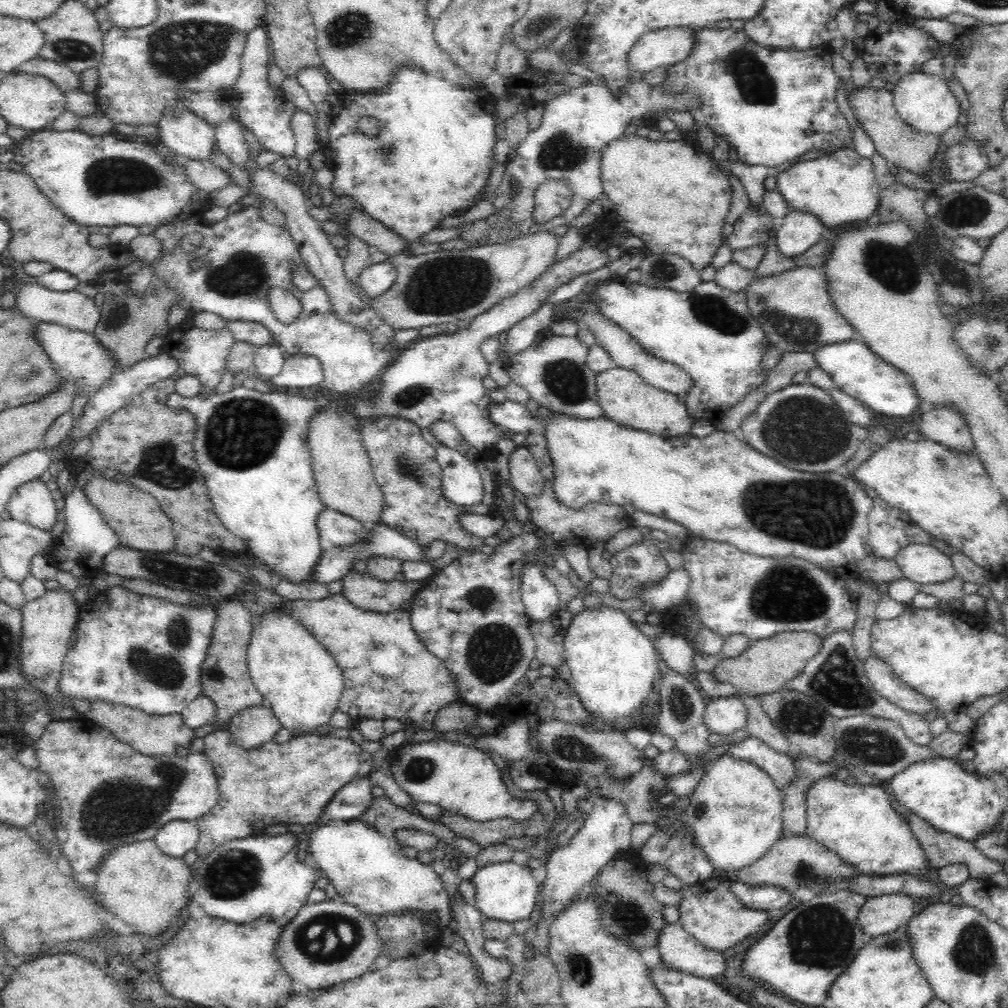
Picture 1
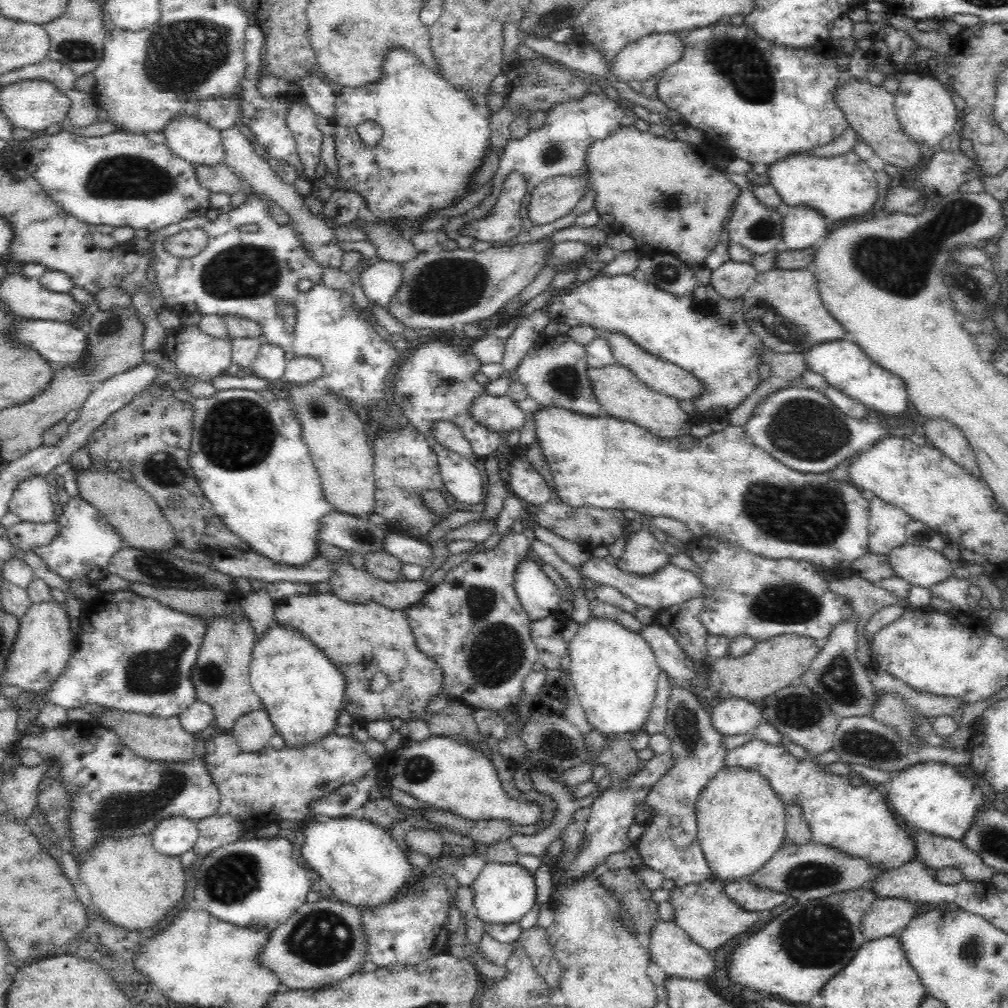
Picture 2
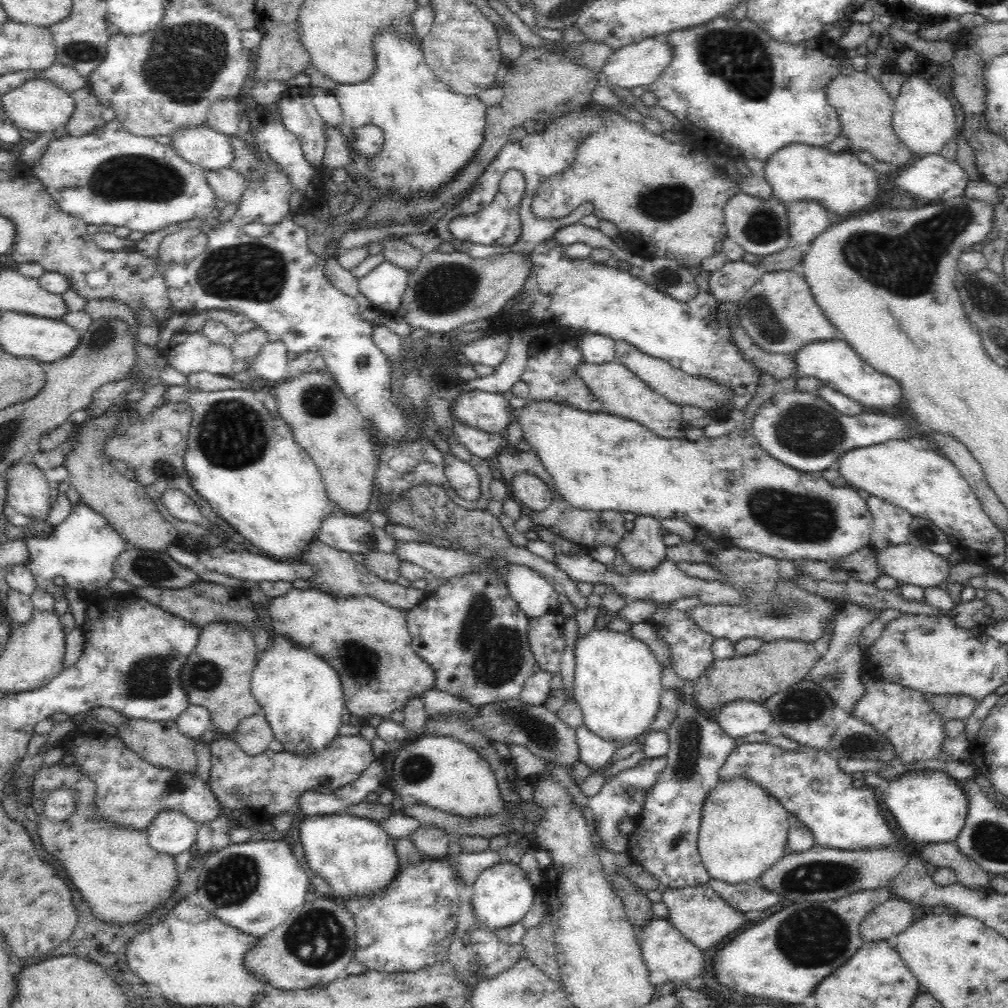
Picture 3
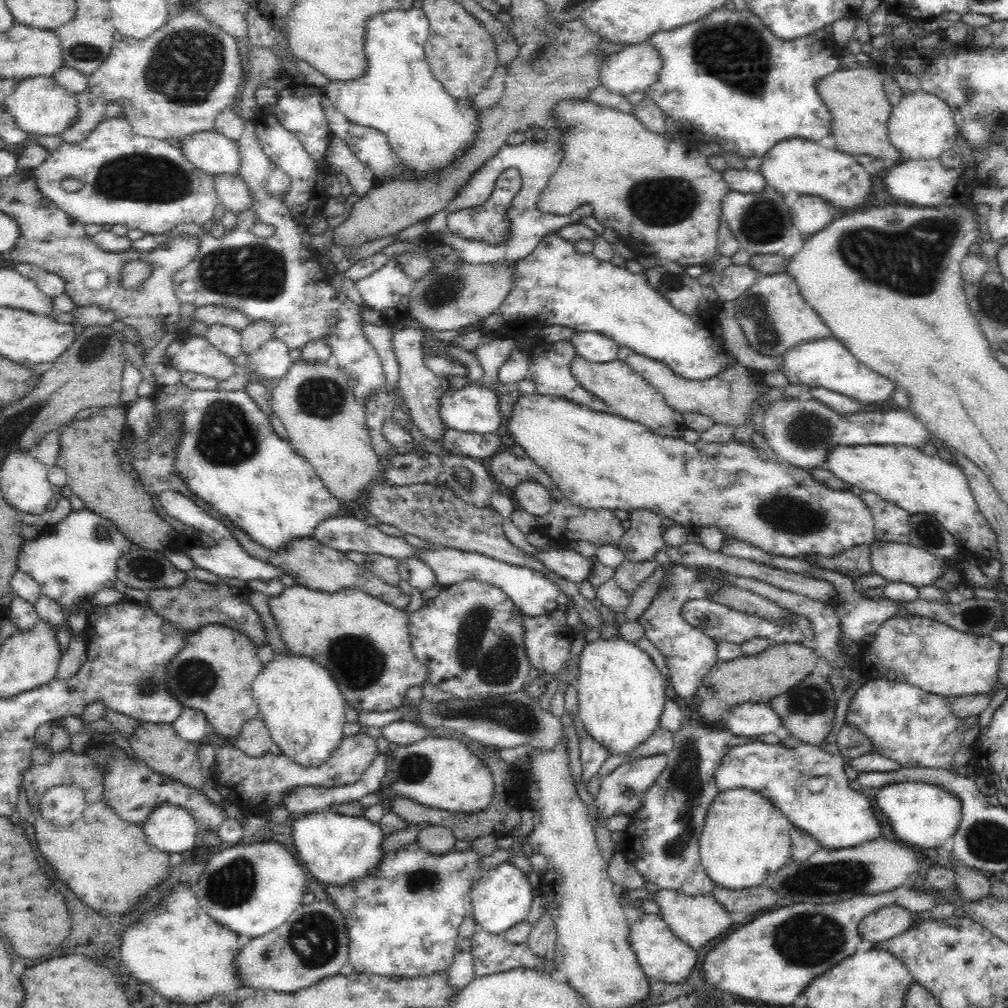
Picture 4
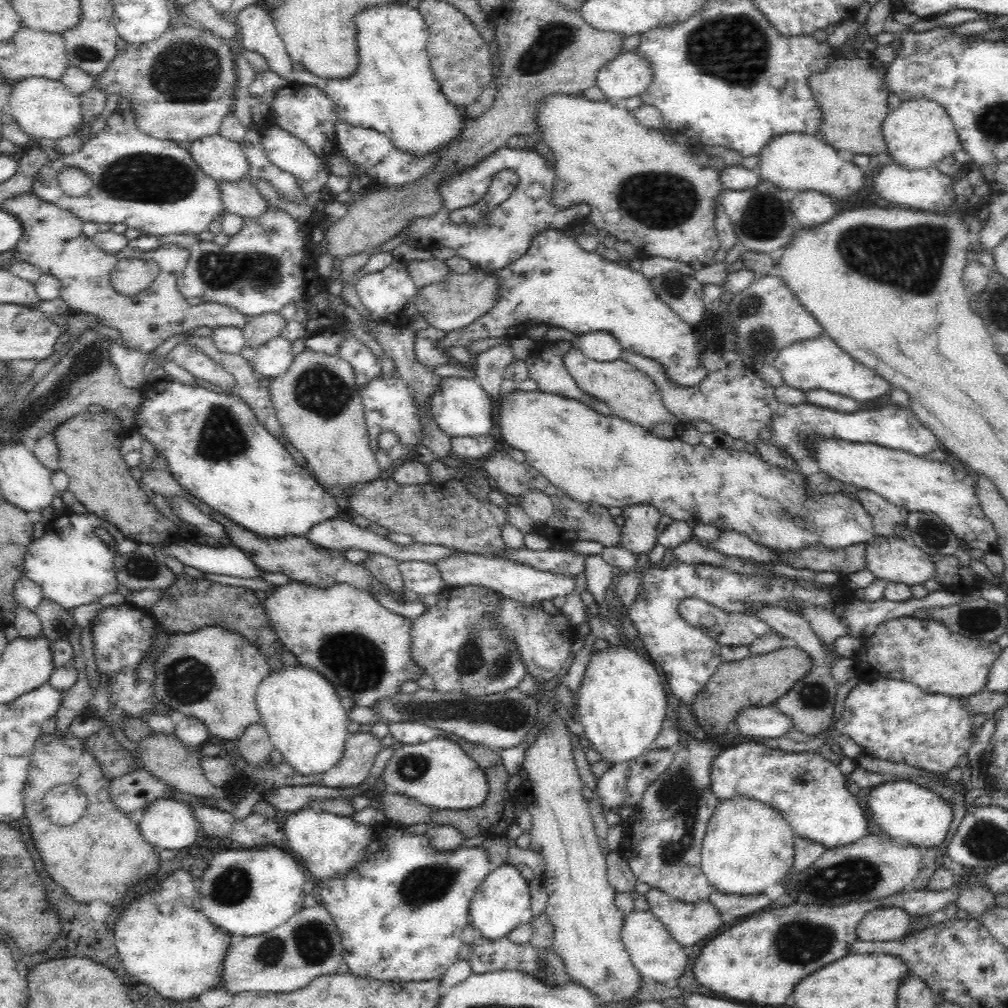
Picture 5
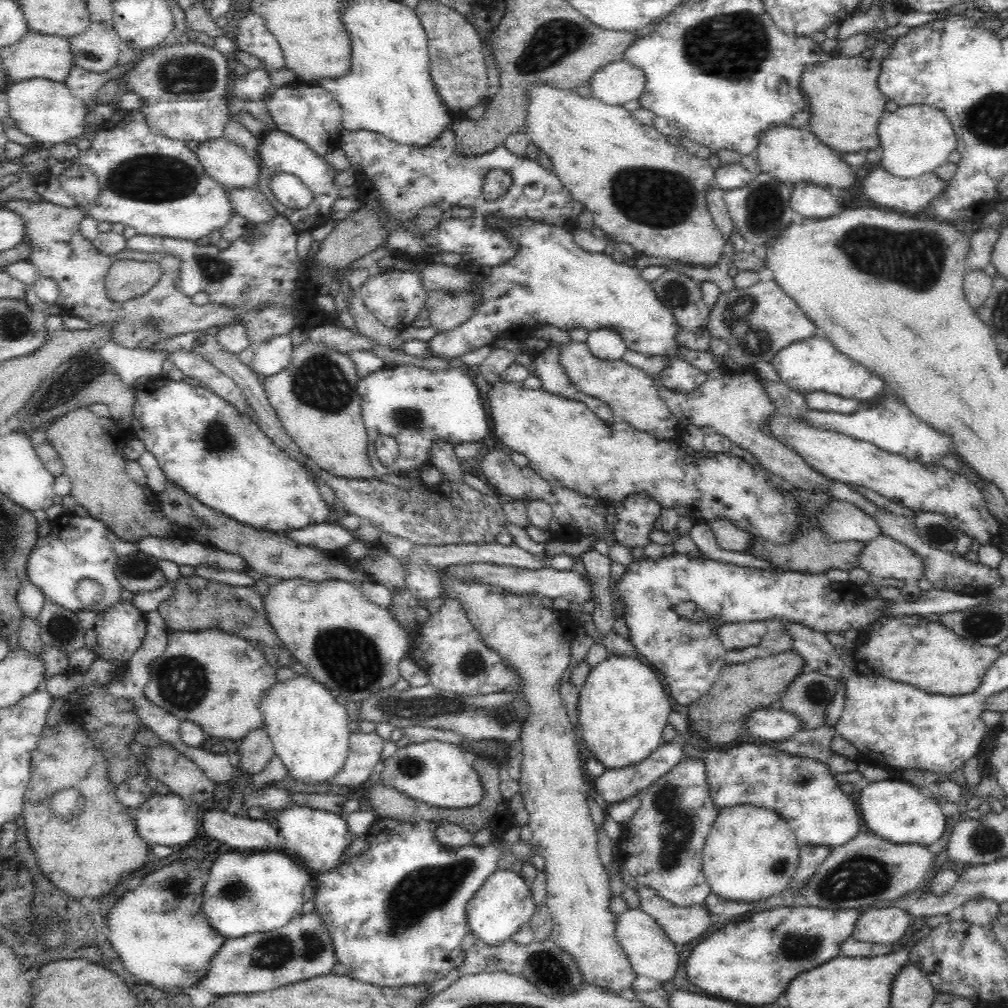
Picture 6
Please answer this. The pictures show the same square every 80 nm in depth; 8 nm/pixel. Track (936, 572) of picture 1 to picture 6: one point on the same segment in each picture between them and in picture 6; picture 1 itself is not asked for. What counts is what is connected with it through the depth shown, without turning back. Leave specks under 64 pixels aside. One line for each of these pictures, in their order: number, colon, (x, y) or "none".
2: (920, 566)
3: (908, 564)
4: (902, 562)
5: (895, 560)
6: (883, 557)

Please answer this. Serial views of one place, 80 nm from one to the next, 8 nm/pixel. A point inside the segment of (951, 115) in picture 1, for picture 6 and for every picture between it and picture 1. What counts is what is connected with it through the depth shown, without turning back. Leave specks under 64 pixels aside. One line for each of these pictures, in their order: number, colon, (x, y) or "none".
2: (927, 113)
3: (924, 121)
4: (920, 127)
5: (918, 133)
6: (916, 139)

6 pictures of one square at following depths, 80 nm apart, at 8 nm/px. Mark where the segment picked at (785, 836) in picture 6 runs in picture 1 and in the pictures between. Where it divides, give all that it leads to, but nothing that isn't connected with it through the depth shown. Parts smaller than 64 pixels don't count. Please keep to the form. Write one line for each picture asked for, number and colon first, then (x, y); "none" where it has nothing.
1: (736, 809)
2: (741, 821)
3: (744, 831)
4: (746, 840)
5: (748, 847)

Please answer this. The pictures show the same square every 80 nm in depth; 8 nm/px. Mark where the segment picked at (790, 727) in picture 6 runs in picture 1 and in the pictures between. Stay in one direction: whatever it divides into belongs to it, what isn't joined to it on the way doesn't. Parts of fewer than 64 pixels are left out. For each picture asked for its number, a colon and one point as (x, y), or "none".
1: (724, 715)
2: (733, 716)
3: (739, 718)
4: (747, 719)
5: (761, 721)

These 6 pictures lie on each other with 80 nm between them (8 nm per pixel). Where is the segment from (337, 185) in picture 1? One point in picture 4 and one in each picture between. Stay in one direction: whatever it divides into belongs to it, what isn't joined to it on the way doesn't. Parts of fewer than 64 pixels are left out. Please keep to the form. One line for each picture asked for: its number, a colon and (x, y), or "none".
2: (434, 136)
3: (430, 132)
4: (426, 127)

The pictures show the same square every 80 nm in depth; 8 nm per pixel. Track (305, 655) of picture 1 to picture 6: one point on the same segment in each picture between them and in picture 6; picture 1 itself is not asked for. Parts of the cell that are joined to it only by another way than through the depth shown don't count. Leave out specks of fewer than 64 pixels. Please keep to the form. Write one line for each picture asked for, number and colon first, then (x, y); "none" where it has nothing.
2: (302, 691)
3: (302, 698)
4: (299, 701)
5: (306, 722)
6: (308, 727)

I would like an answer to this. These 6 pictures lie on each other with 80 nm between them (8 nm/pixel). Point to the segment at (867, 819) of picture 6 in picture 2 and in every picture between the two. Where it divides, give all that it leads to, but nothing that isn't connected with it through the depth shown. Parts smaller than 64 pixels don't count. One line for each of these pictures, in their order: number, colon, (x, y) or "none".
2: (933, 797)
3: (930, 808)
4: (925, 815)
5: (911, 814)

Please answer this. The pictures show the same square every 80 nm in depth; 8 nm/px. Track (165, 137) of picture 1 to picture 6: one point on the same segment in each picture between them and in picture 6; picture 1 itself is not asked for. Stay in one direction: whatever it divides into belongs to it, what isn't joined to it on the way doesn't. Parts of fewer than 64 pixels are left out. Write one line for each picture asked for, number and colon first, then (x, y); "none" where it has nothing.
2: (195, 141)
3: (203, 146)
4: (215, 154)
5: (224, 160)
6: (229, 164)

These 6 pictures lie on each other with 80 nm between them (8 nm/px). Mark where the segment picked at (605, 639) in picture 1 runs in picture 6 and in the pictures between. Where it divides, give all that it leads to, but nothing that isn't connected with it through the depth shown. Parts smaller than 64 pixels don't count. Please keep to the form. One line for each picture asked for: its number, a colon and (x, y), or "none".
2: (615, 672)
3: (617, 684)
4: (621, 697)
5: (622, 704)
6: (624, 704)

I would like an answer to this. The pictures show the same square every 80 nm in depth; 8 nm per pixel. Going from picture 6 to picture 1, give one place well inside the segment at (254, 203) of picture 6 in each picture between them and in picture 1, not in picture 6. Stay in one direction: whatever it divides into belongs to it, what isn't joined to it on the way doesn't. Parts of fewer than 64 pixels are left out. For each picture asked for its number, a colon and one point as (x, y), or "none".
1: (207, 176)
2: (219, 178)
3: (227, 183)
4: (234, 194)
5: (241, 197)

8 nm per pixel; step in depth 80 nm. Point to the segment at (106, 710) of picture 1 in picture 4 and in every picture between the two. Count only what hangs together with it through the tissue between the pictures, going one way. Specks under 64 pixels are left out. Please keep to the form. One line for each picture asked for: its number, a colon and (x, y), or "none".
2: (152, 738)
3: (160, 743)
4: (157, 744)

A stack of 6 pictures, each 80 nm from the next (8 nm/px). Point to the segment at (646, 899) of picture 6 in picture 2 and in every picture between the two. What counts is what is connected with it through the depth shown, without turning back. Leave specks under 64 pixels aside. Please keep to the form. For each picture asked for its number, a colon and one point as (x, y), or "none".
2: (710, 918)
3: (699, 914)
4: (695, 920)
5: (687, 922)

